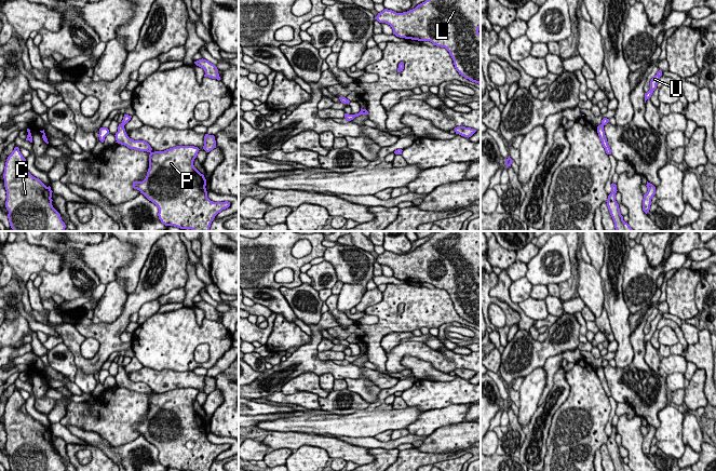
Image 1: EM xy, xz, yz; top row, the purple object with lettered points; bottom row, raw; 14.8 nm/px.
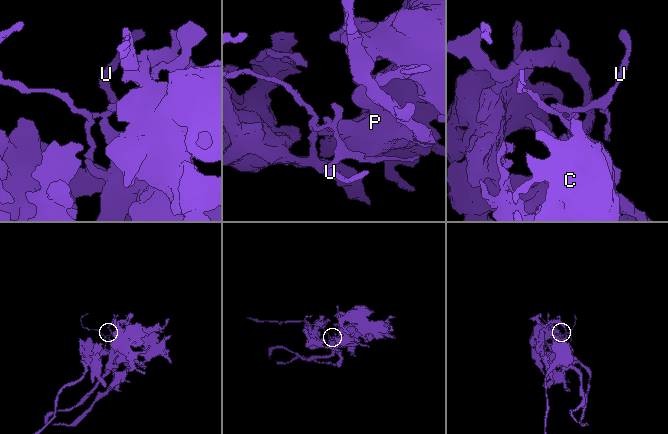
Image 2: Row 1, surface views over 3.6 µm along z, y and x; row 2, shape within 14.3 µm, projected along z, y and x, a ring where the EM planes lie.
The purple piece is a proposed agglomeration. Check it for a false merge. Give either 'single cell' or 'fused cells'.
single cell

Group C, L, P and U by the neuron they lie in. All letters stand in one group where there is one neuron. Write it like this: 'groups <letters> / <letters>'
groups C L P U

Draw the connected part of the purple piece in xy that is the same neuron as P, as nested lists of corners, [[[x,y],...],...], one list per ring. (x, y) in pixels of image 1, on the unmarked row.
[[[124,356],[116,375],[116,385],[130,391],[149,394],[149,411],[143,423],[133,423],[133,430],[143,435],[159,450],[159,461],[165,468],[180,471],[210,471],[215,458],[230,448],[230,444],[213,444],[207,440],[206,421],[193,407],[199,390],[194,388],[176,388],[164,393],[154,393],[145,382],[134,382],[125,374],[124,367],[132,358]]]

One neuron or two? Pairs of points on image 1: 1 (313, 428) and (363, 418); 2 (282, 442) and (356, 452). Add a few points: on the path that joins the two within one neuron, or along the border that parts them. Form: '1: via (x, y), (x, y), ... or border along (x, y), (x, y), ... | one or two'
1: via (325, 425), (351, 425) | one
2: via (300, 440), (316, 440), (338, 448) | one

